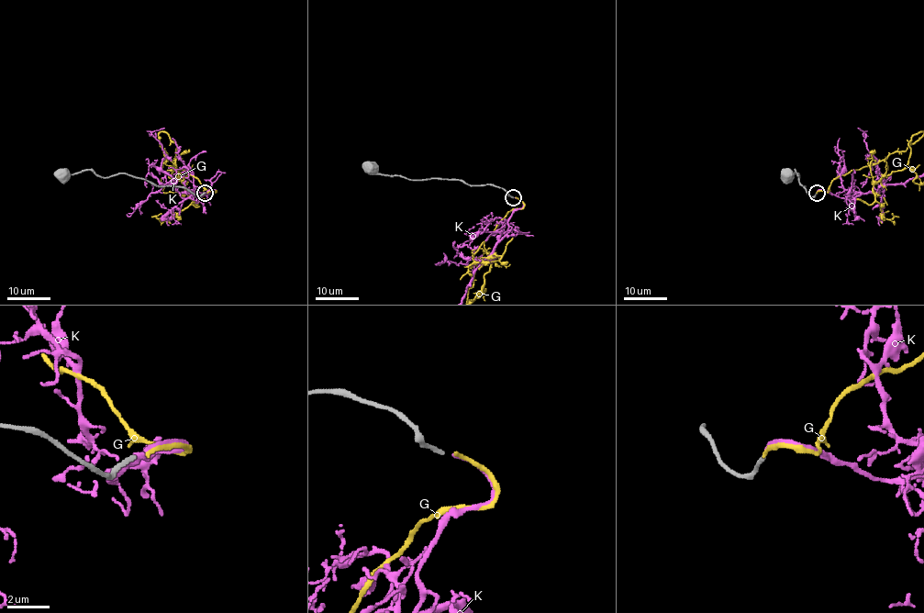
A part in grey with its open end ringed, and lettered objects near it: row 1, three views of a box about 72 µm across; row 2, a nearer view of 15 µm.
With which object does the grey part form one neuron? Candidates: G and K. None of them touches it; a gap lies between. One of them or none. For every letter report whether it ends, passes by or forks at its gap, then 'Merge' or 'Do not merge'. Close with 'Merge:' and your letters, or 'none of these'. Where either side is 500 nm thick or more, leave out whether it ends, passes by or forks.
G: It ends there. Do not merge
K: It ends there. Merge
Merge: K

